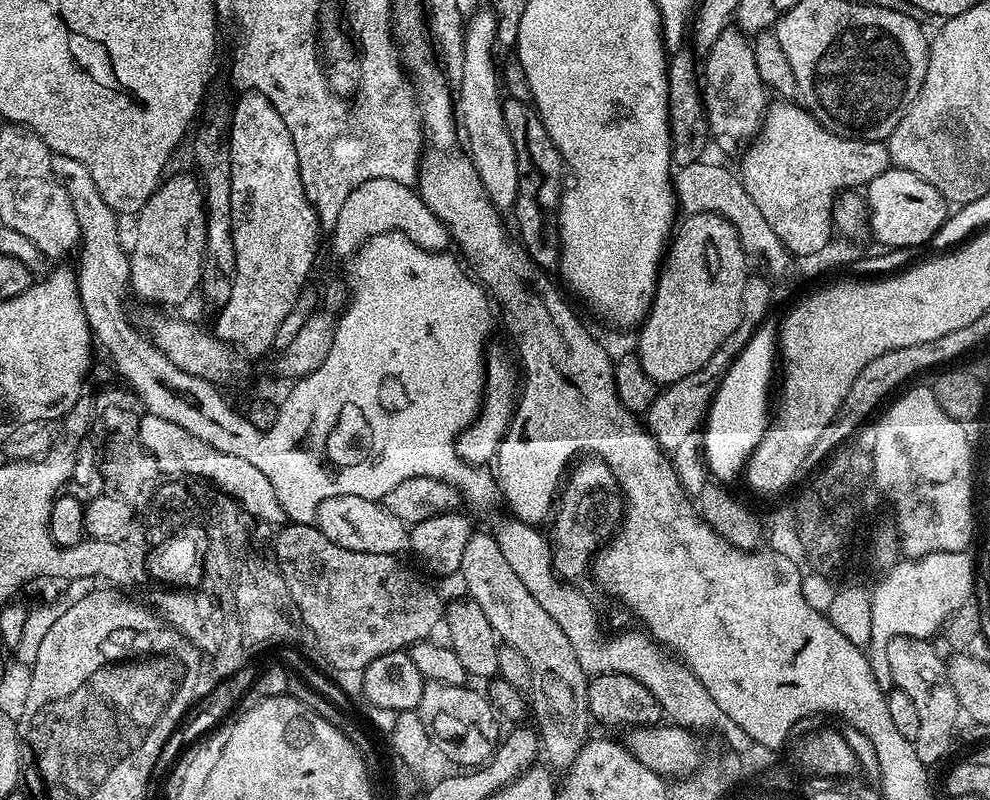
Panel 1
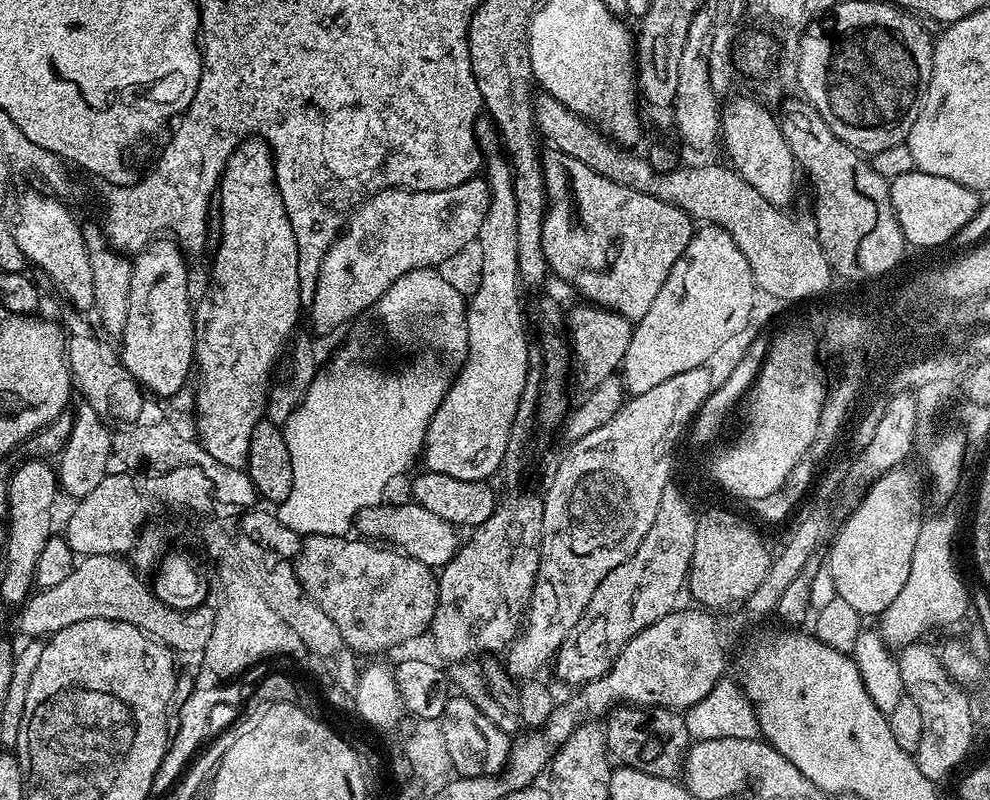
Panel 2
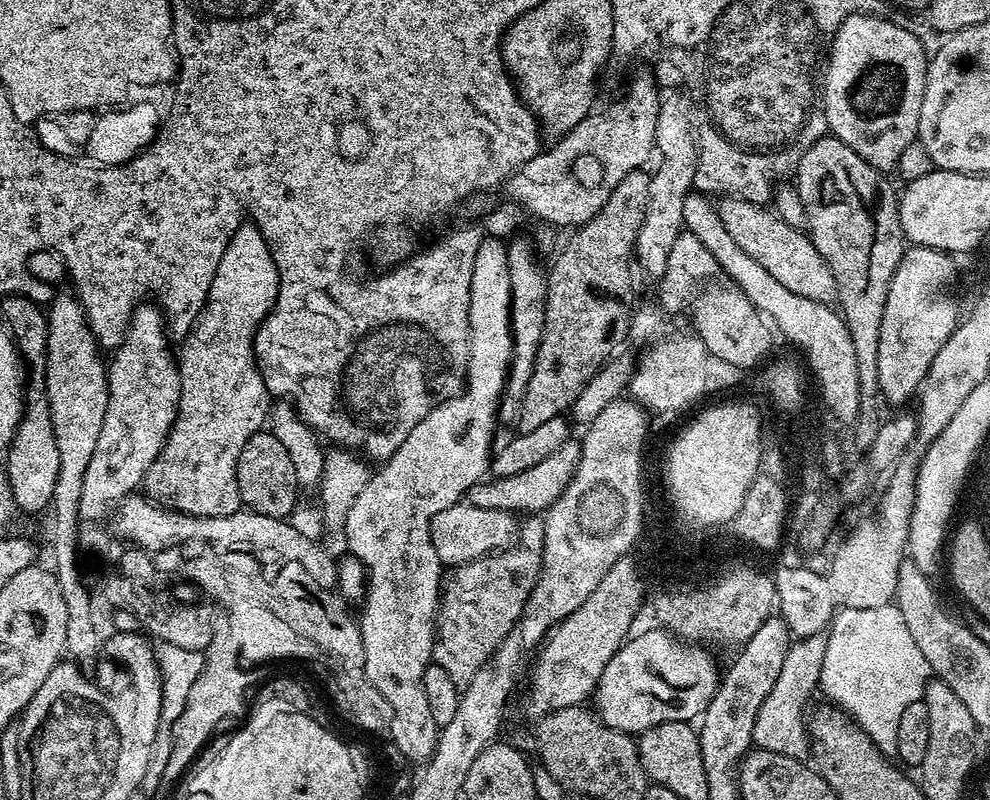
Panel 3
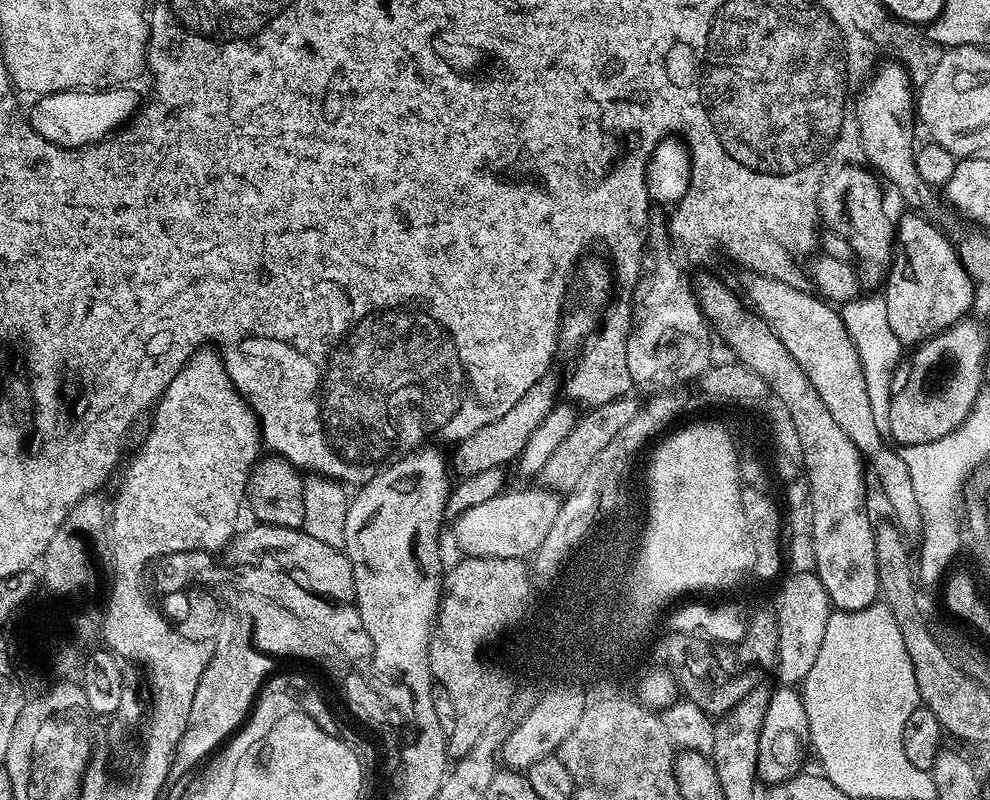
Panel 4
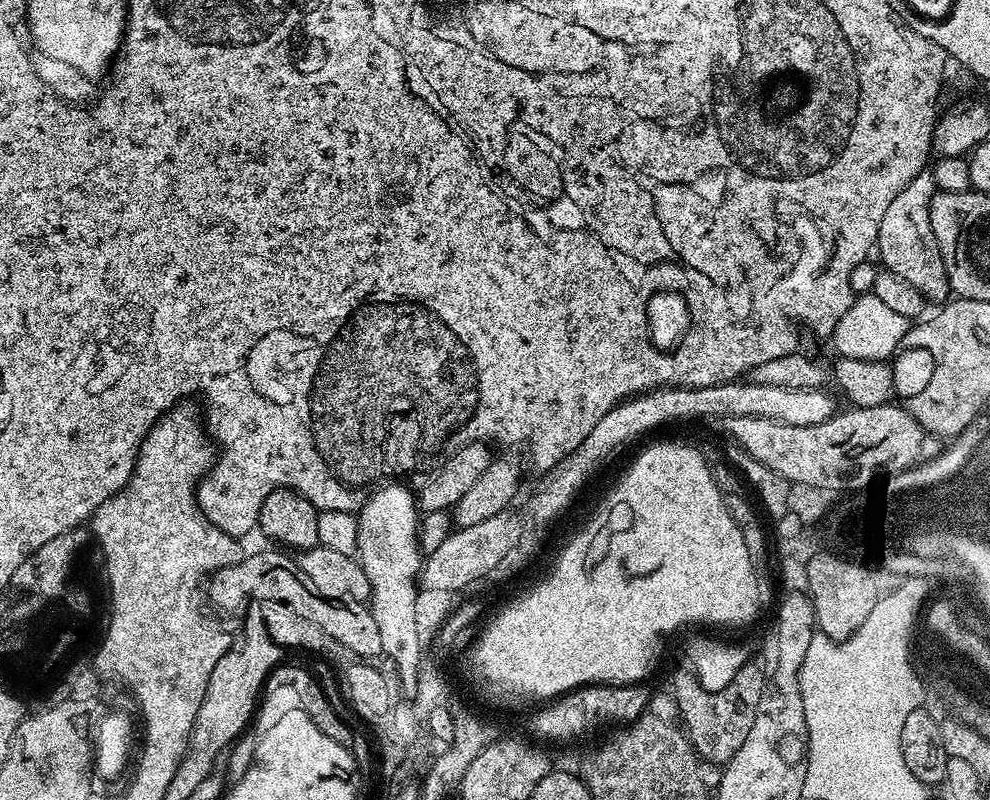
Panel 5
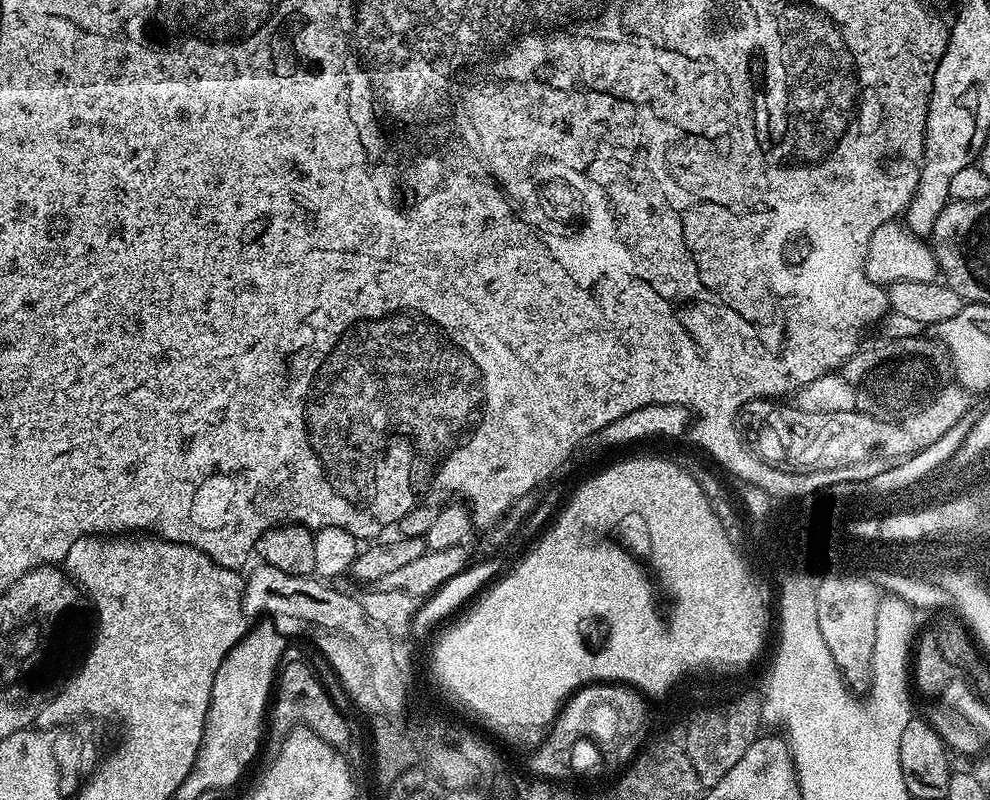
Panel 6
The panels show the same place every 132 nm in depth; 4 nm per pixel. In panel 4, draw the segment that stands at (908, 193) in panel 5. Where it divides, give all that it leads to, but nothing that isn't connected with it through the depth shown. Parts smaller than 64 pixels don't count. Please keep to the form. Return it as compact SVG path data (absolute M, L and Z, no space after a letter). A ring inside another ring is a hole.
M908 214L912 216L904 216L901 220L897 219L895 221L895 244L892 247L892 261L888 267L886 275L886 283L888 285L882 288L882 295L886 304L887 321L890 324L890 329L893 330L894 334L900 339L900 343L904 346L917 346L924 341L930 339L932 336L937 335L939 332L946 330L952 324L957 323L960 320L965 319L969 315L968 312L972 308L972 288L974 289L974 281L966 274L966 270L962 266L960 261L960 255L956 253L953 241L948 240L927 220L927 215L924 214Z

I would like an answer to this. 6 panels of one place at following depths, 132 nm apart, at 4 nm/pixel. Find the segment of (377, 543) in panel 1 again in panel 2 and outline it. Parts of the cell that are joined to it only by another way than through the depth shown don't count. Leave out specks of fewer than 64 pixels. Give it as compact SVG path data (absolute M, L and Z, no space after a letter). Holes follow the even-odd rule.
M381 502L369 508L363 508L356 515L354 528L360 531L357 533L361 537L372 542L393 540L392 544L409 558L424 563L428 568L439 570L452 561L452 555L456 552L458 547L457 529L450 521L443 521L442 518L430 513L417 502L409 503L400 504L395 508L392 504Z

